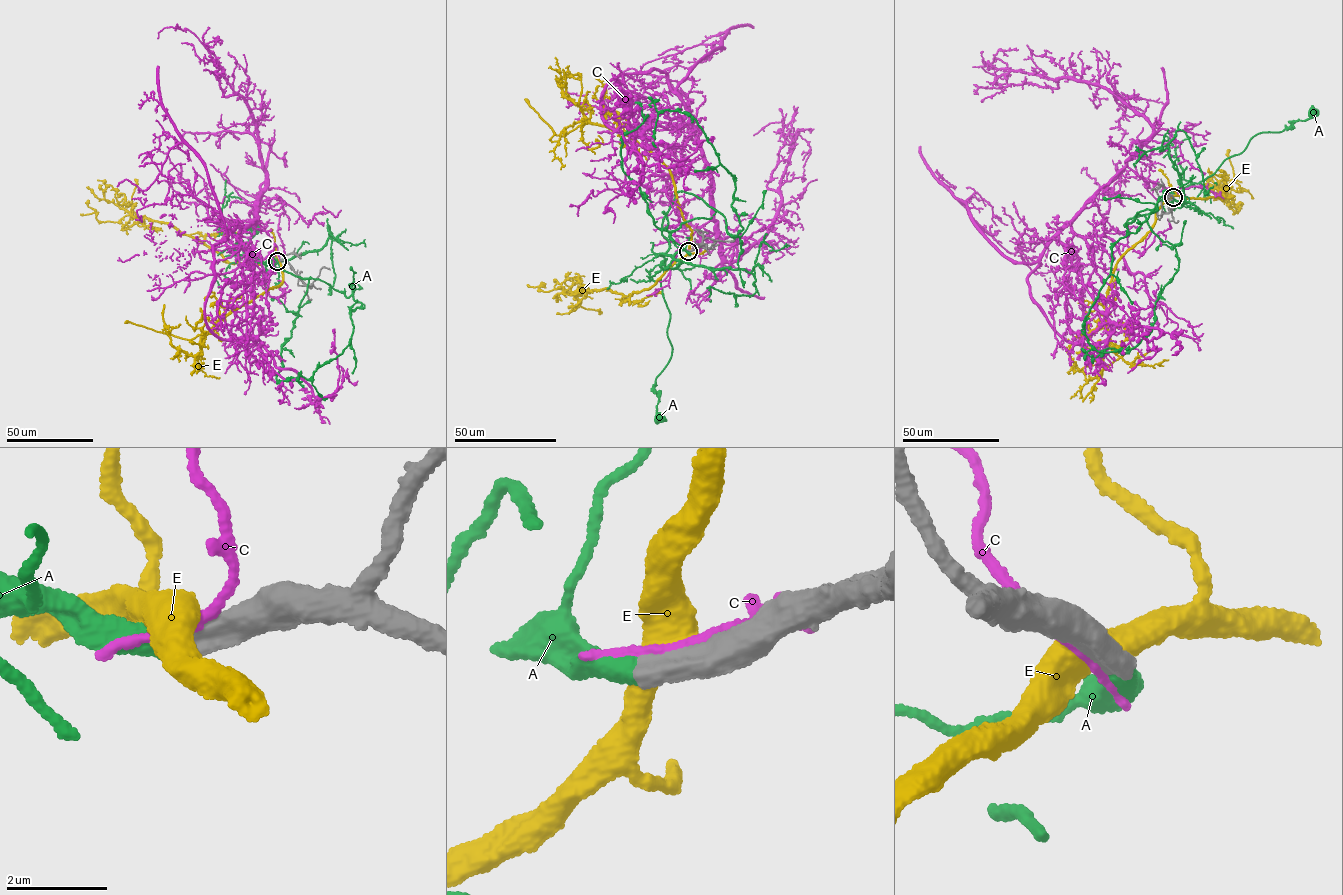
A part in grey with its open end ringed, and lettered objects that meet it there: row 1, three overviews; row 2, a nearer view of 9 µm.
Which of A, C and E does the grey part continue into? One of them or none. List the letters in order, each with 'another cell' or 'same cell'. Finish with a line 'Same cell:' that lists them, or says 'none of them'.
A: same cell
C: another cell
E: another cell
Same cell: A

